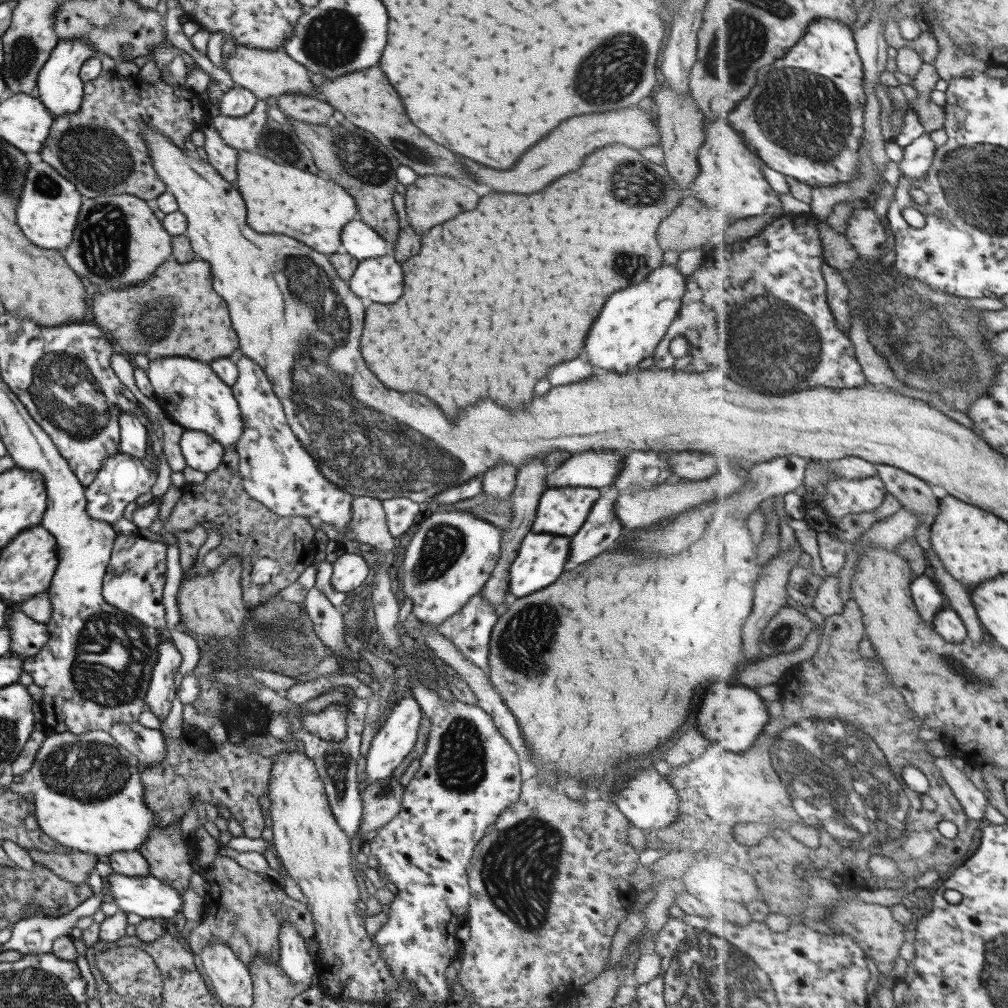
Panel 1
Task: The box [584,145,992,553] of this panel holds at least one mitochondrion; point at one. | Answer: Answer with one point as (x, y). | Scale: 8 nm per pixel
(782, 347)

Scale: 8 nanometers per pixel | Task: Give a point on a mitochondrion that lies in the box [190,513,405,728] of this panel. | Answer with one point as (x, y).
(276, 615)

